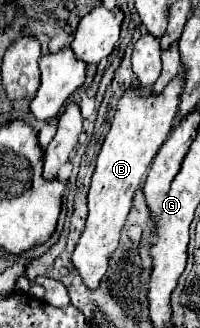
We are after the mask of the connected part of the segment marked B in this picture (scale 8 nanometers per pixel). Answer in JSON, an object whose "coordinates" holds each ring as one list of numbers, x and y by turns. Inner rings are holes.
{"coordinates":[[182,73,168,83,160,95,142,97,138,89,128,89,118,101,110,131,102,143,102,149,96,157,96,169,92,175,90,191,87,195,88,216,86,227,76,243,72,253,72,263,82,279,82,283,94,291,98,289,102,277,108,271,108,259,118,247,120,231,128,217,134,191,138,189,142,177,148,173,148,167,168,139,176,117,176,105,180,101,180,87,184,85]]}

